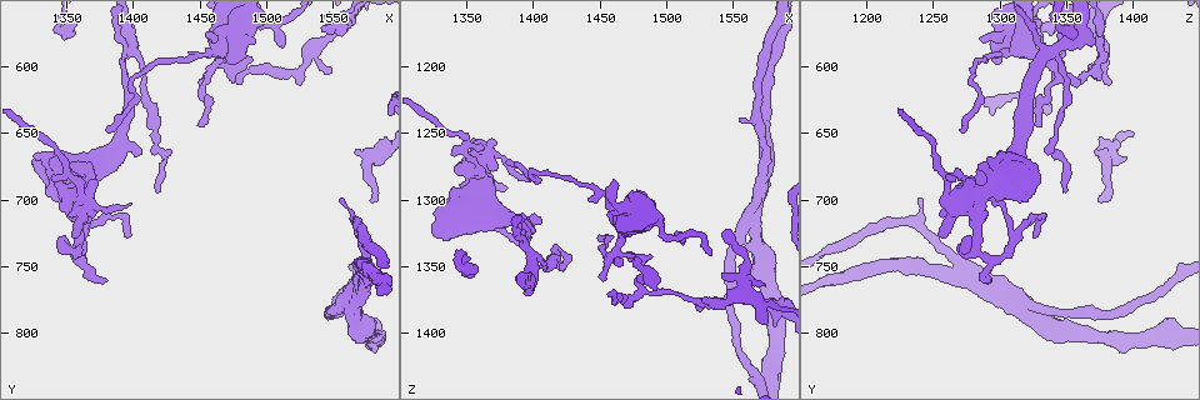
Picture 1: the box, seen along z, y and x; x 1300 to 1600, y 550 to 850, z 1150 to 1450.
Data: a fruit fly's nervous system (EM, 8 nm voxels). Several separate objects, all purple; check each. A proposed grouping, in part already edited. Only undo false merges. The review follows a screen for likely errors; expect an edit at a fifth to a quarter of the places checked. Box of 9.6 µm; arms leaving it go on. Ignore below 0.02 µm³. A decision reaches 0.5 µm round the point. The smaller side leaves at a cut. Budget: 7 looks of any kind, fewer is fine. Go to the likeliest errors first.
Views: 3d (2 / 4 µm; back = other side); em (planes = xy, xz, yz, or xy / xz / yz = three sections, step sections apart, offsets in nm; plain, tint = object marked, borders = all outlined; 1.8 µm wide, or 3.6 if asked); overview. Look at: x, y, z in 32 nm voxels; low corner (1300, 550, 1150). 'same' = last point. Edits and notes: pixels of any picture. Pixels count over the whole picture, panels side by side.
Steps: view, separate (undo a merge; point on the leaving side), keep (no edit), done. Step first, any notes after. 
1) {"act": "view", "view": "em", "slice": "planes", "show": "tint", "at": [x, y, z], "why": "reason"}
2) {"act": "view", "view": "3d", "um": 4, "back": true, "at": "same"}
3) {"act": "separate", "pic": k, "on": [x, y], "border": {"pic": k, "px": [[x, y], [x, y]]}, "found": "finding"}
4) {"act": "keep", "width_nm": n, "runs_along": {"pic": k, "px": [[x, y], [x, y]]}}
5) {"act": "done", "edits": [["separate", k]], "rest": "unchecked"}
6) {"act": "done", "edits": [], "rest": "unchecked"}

{"act": "view", "view": "3d", "um": 4, "at": [1574, 758, 1276], "why": "two arms at a narrow angle"}

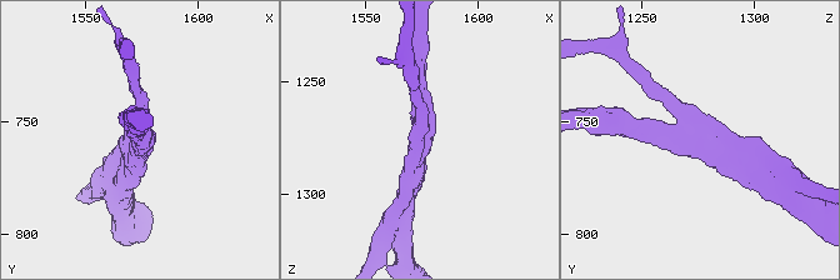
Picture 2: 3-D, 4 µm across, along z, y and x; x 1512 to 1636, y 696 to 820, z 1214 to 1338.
{"act": "view", "view": "em", "slice": "planes", "show": "tint", "at": [1573, 757, 1276], "arms": 3, "arm_widths_nm": [190, 280, 300], "why": "now the EM"}

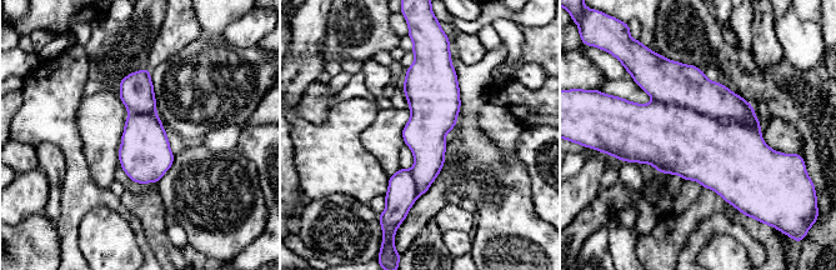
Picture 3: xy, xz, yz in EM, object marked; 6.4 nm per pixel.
{"act": "separate", "pic": 3, "on": [671, 83], "part_leaving": {"pic": 3, "px": [[644, 85], [686, 85], [756, 126]]}, "found": "a second cell is stuck on"}

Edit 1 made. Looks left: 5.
{"act": "view", "view": "overview", "why": "redraw"}

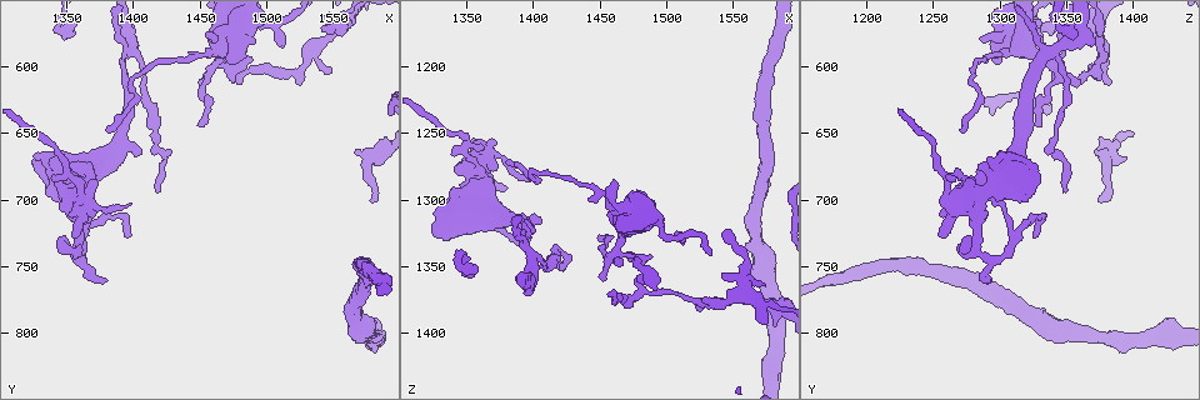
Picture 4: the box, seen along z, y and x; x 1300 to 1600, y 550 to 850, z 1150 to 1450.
{"act": "view", "view": "em", "slice": "planes", "show": "tint", "at": [1484, 604, 1370]}

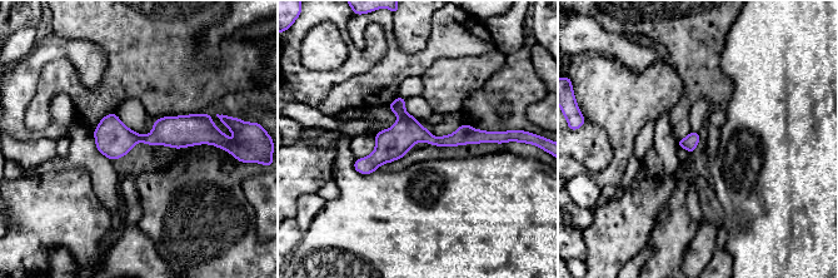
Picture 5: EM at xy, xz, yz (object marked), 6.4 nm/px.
{"act": "keep", "width_nm": 100, "runs_along": {"pic": 5, "px": [[493, 135], [402, 135], [357, 165]]}, "found": "continuous, no second cell"}

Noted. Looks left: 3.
{"act": "view", "view": "em", "slice": "planes", "show": "plain", "at": [1356, 700, 1280], "why": "thin arm on a thick one"}

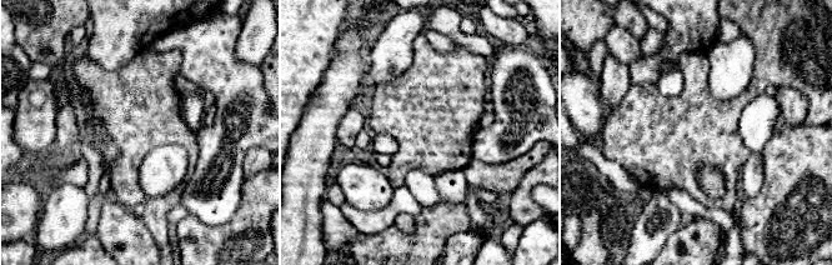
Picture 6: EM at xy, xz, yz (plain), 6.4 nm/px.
{"act": "view", "view": "em", "slice": "planes", "show": "tint", "at": "same", "why": "with the object marked"}

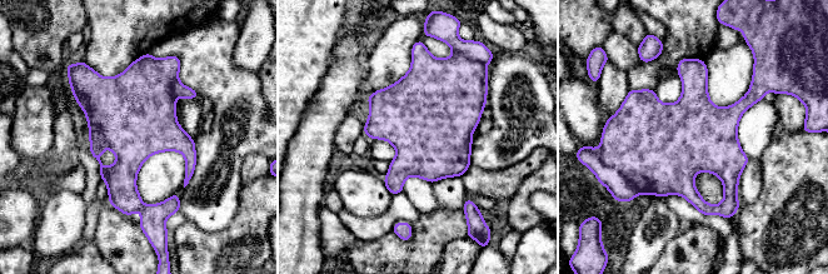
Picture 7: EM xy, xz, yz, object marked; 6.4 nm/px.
{"act": "keep", "width_nm": 500, "found": "all the same cell"}

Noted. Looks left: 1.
{"act": "done", "edits": [["separate", 3]], "rest": "unchecked"}

